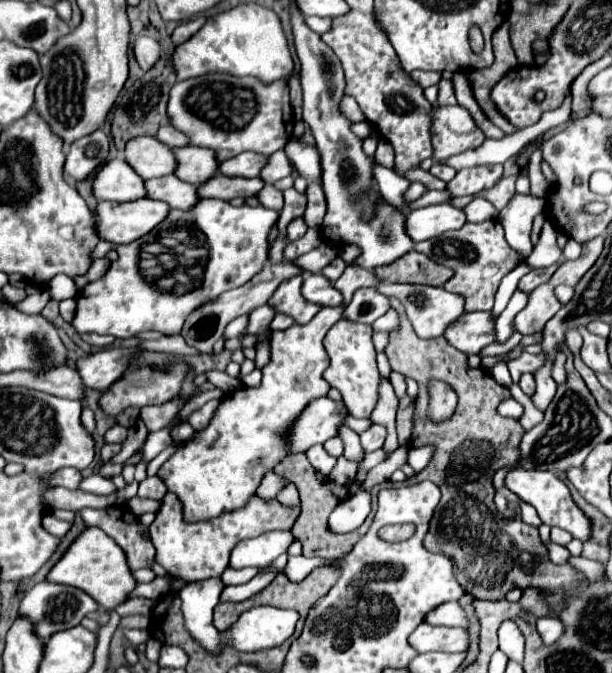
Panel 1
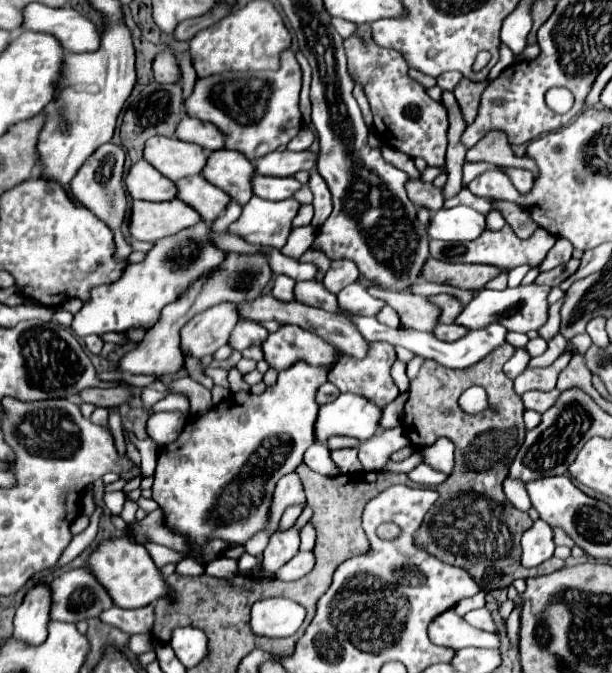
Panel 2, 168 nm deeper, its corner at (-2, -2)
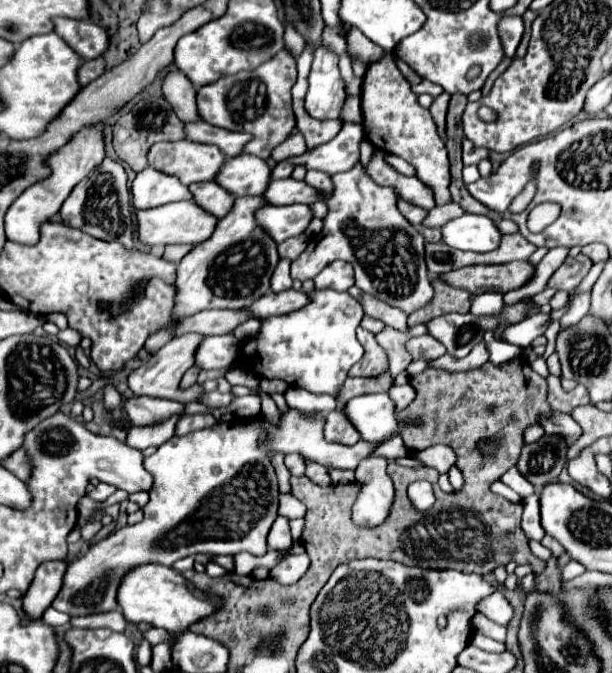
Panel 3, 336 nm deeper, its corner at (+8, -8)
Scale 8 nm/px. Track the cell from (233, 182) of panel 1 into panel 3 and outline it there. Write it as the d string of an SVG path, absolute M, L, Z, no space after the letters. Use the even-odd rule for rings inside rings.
M293 177L271 181L269 189L265 191L265 197L273 205L291 205L291 203L311 205L315 201L325 201L323 193L317 193L317 189L313 189L305 181L295 181Z

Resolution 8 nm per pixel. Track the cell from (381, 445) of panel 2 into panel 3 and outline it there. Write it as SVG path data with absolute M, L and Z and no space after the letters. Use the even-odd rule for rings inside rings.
M367 457L355 469L355 479L361 489L353 505L353 523L361 527L377 527L387 519L395 489L385 469L387 461L383 457Z

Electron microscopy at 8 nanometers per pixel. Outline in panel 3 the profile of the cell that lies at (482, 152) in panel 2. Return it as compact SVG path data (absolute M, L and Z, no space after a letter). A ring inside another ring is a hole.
M463 139L463 163L465 165L477 165L481 159L485 159L489 155L487 149L475 147L469 139Z

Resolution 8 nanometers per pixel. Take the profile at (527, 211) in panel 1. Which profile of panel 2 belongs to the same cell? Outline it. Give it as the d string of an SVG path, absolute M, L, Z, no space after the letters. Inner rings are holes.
M507 169L509 179L513 181L513 185L517 187L517 191L523 191L523 195L527 195L527 191L531 191L533 187L533 175L525 169Z

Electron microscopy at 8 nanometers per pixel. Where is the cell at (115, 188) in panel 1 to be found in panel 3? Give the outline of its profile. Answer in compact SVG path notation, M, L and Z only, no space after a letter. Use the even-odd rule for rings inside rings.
M147 167L145 171L137 173L131 185L131 195L133 195L133 205L137 209L151 209L193 197L189 187L181 185L177 177L161 173L153 167Z

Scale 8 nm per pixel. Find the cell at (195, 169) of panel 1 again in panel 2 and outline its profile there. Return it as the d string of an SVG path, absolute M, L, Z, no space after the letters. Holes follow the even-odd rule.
M229 149L211 151L205 163L205 169L201 171L203 179L209 179L211 183L215 183L239 205L245 205L253 195L251 193L253 173L255 173L253 163L245 159L241 153L229 151Z

